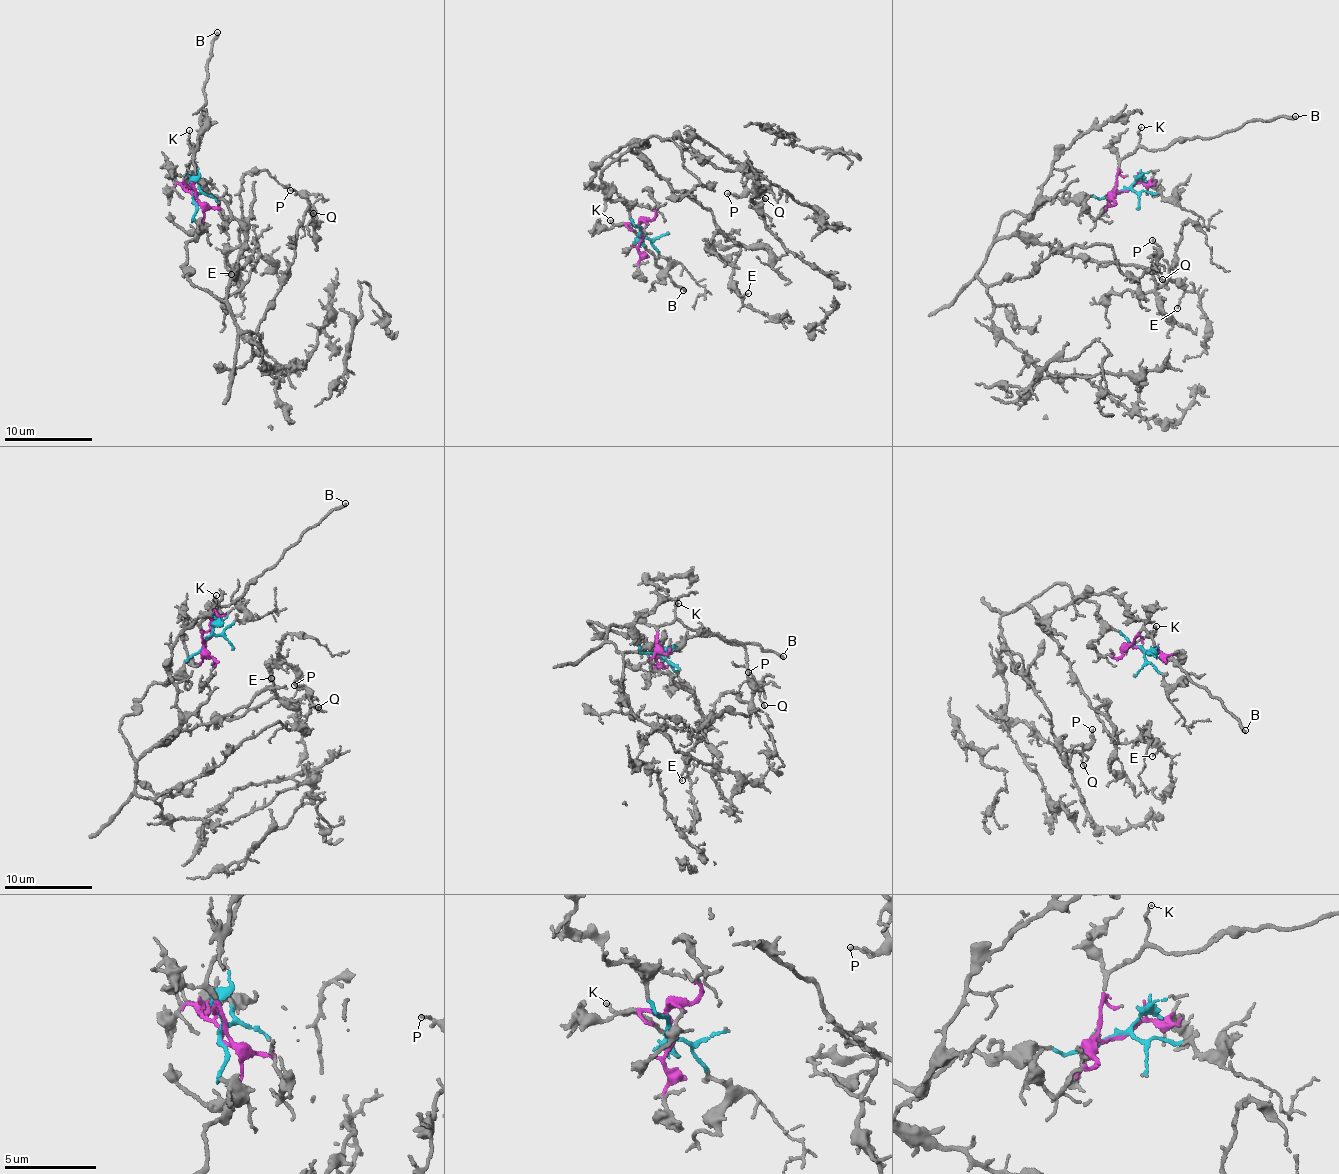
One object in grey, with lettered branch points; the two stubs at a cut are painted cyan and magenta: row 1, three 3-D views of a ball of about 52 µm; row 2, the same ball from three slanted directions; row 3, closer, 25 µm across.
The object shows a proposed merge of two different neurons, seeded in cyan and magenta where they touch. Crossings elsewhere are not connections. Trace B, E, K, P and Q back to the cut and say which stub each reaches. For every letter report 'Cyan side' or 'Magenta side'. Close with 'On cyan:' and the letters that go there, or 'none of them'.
B: Magenta side
E: Cyan side
K: Magenta side
P: Cyan side
Q: Cyan side
On cyan: E, P, Q

